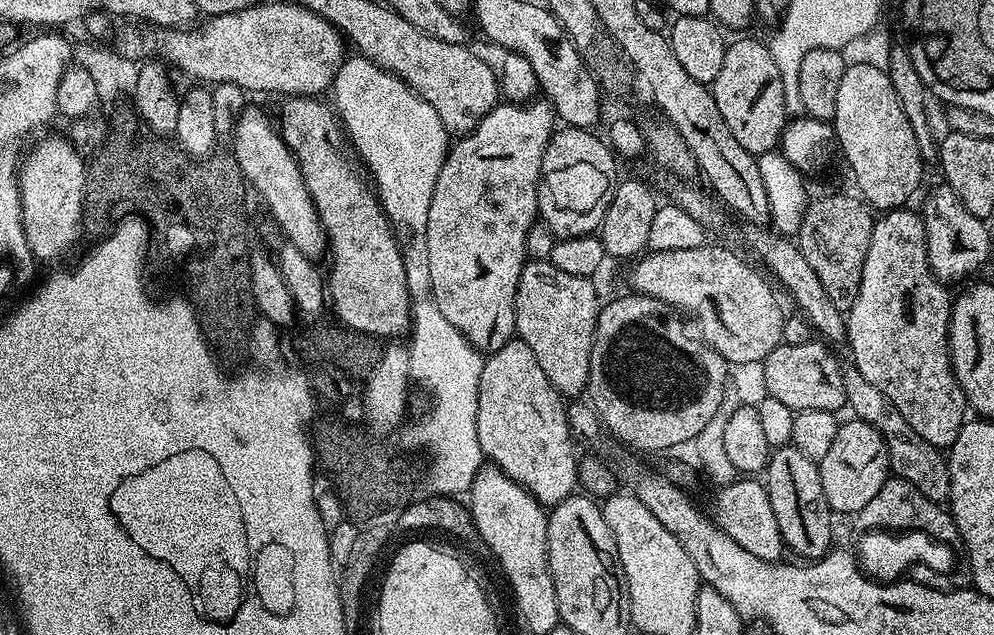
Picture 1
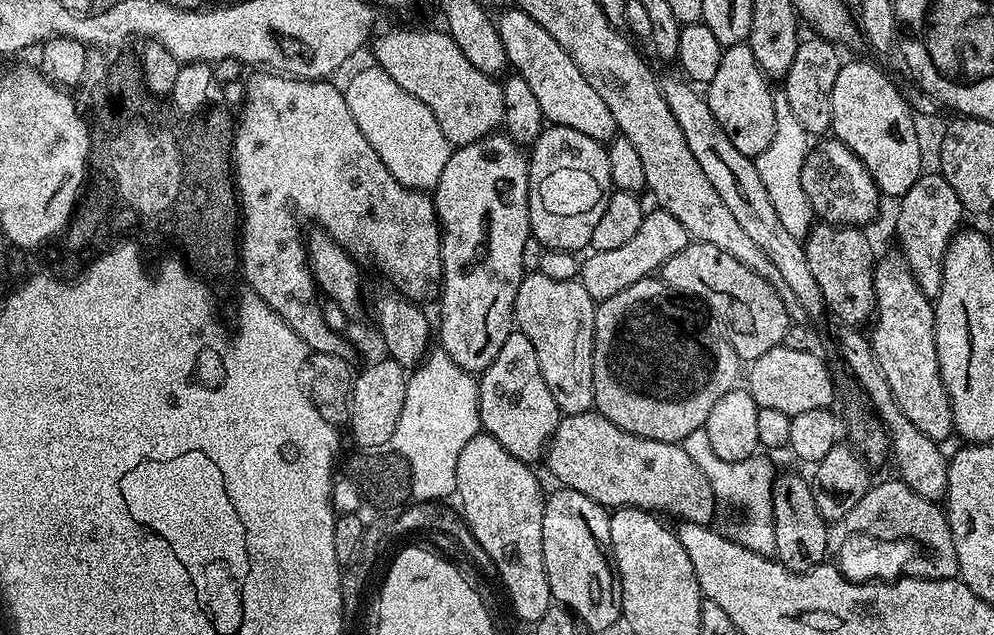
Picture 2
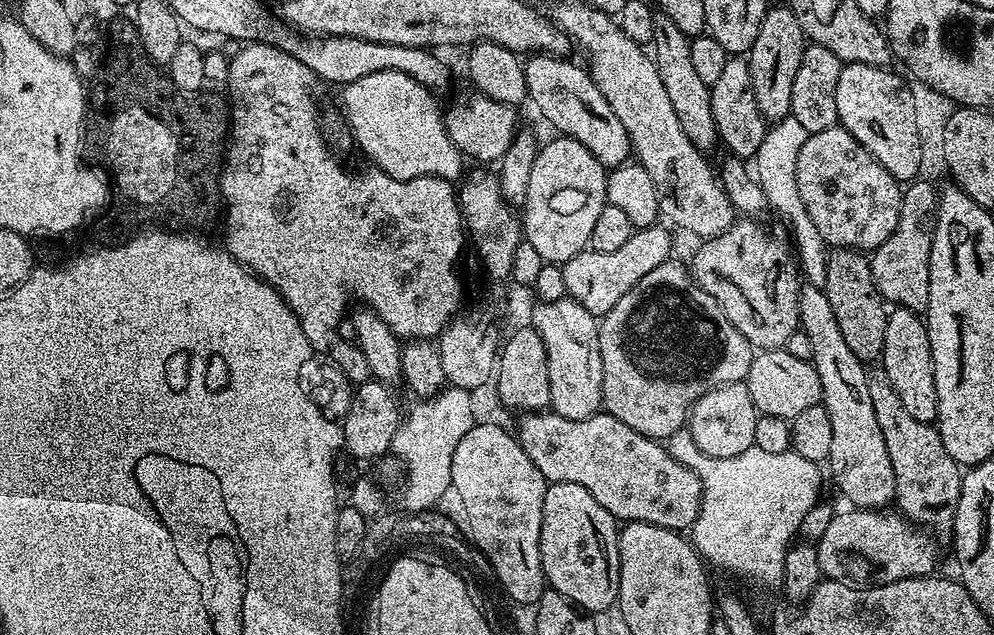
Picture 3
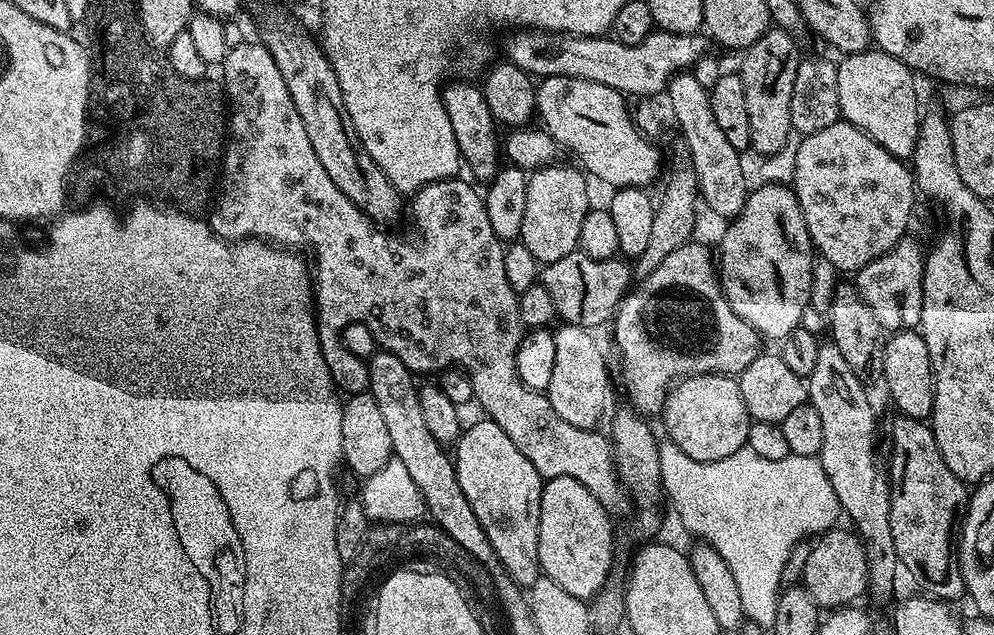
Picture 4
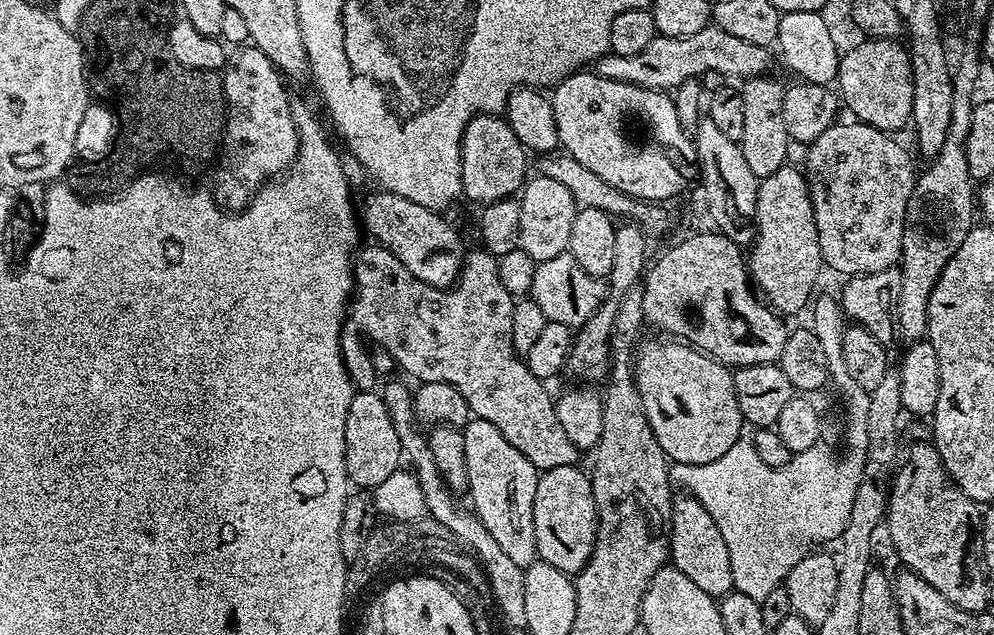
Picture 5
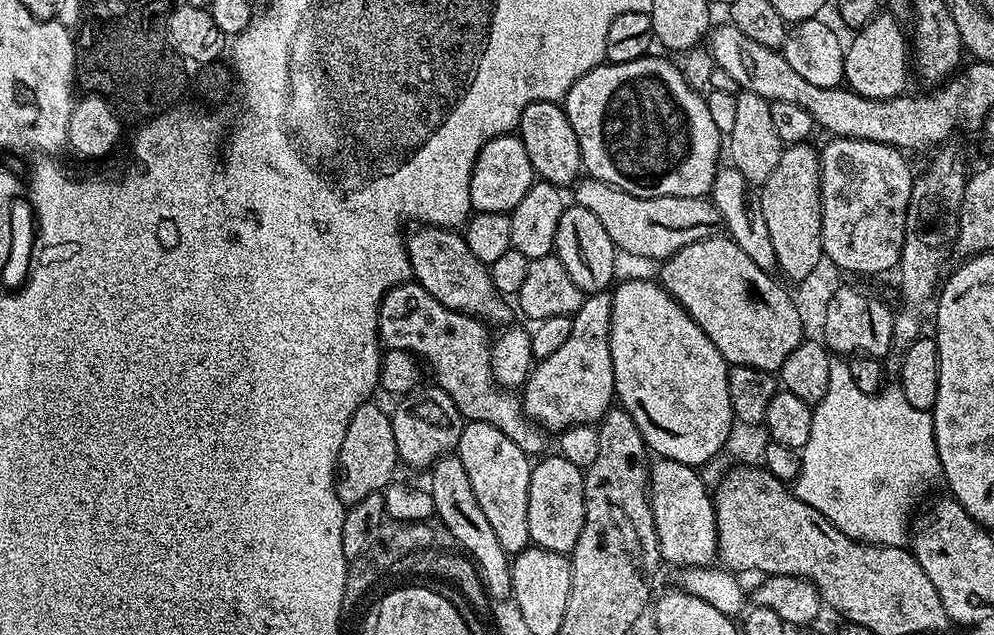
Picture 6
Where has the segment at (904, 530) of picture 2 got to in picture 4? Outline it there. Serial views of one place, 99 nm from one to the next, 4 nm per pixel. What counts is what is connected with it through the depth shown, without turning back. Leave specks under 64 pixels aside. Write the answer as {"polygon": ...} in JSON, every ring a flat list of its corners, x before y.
{"polygon":[[833,527,813,543,812,553,806,562,802,587,821,610,835,610,851,605,863,592,869,591,868,550,855,531]]}

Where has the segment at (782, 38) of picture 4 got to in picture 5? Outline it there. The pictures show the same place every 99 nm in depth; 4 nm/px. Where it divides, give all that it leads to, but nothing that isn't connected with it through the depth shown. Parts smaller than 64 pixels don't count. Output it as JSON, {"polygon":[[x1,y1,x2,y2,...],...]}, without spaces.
{"polygon":[[767,75,754,76,739,85,742,94,743,129,742,138,738,143,742,150,742,158,746,158,757,181,765,180,767,176,774,174,774,170,783,168,789,163,790,141,786,134,786,125,782,123,785,85,768,79]]}

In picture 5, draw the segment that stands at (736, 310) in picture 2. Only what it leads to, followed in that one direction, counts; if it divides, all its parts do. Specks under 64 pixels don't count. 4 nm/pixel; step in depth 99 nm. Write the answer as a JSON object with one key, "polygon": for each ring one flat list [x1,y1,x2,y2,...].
{"polygon":[[785,166,759,181,754,227,756,238,750,245,746,263,750,279,759,295,781,314,809,307,820,280,820,247,814,206,810,202,808,178,799,167]]}

